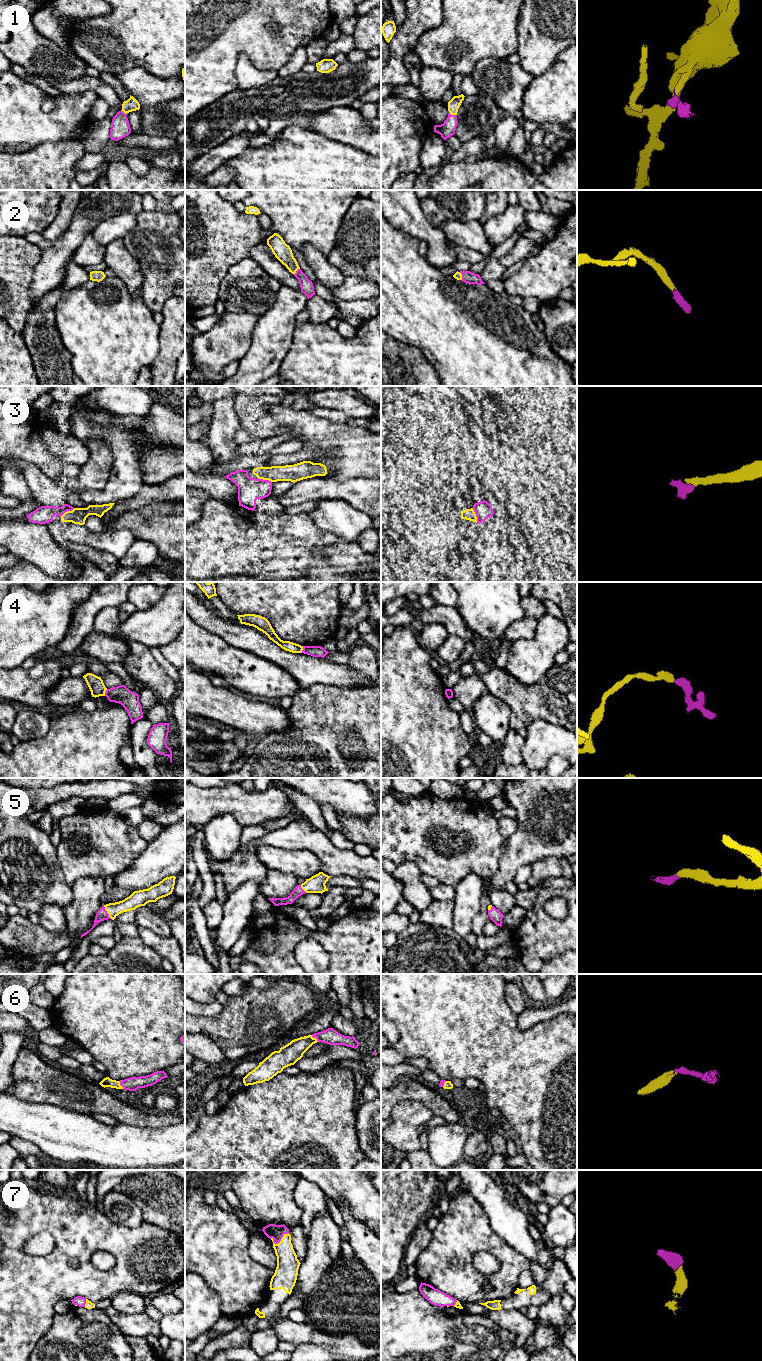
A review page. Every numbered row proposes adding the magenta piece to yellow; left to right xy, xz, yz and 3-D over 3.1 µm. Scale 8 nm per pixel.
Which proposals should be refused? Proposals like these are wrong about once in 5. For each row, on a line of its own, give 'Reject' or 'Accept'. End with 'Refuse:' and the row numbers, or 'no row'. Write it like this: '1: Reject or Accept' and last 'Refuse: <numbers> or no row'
1: Accept
2: Accept
3: Accept
4: Reject
5: Accept
6: Accept
7: Accept
Refuse: 4

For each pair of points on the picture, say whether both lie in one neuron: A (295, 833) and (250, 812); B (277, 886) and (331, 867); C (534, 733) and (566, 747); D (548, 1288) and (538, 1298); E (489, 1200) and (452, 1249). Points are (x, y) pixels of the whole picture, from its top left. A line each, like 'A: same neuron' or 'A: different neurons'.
A: different neurons
B: different neurons
C: same neuron
D: same neuron
E: different neurons

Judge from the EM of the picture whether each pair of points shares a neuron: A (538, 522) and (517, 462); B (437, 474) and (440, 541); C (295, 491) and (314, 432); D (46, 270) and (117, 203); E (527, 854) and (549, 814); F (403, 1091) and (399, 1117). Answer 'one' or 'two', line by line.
A: one
B: two
C: two
D: one
E: one
F: two

